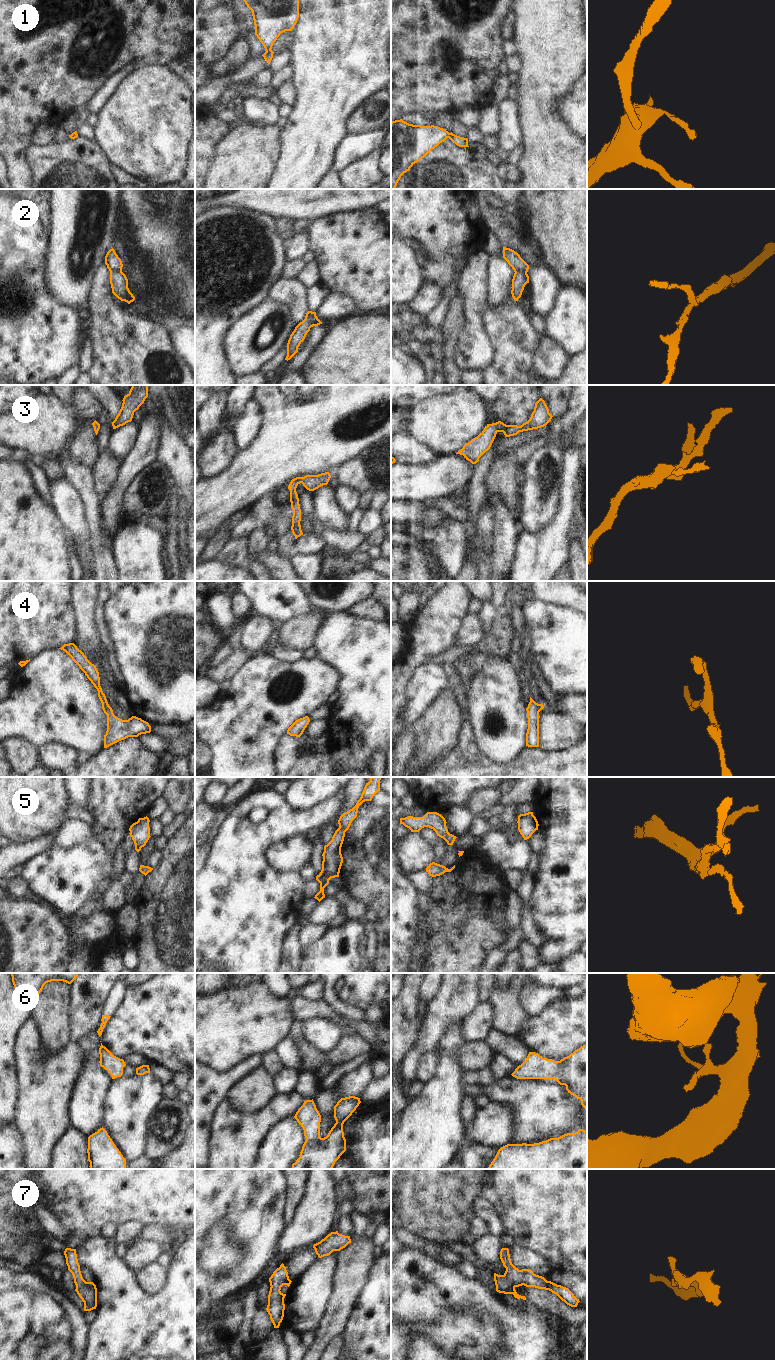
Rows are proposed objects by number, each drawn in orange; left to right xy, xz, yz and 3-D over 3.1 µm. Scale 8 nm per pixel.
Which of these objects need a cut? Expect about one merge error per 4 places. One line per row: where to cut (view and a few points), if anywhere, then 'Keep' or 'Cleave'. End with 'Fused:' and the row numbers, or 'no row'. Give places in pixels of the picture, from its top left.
1: No split. Keep
2: Split along xz (316, 316), (310, 327). Cleave
3: No split. Keep
4: No split. Keep
5: No split. Keep
6: No split. Keep
7: No split. Keep
Fused: 2.

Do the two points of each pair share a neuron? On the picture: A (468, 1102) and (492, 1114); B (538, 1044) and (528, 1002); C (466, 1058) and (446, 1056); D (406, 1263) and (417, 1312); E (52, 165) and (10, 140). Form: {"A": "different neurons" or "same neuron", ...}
{"A": "different neurons", "B": "different neurons", "C": "different neurons", "D": "same neuron", "E": "different neurons"}

